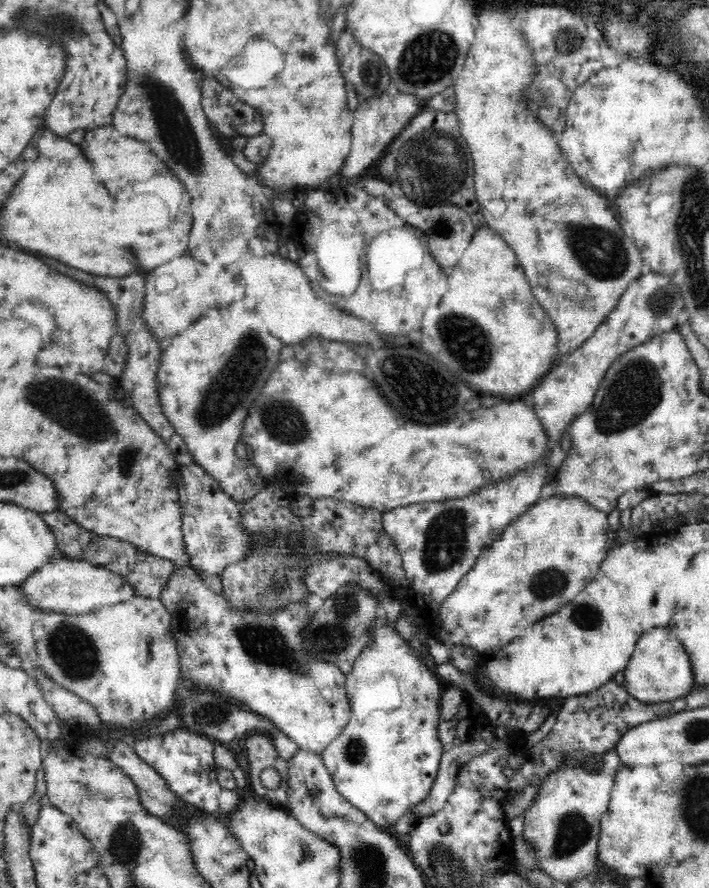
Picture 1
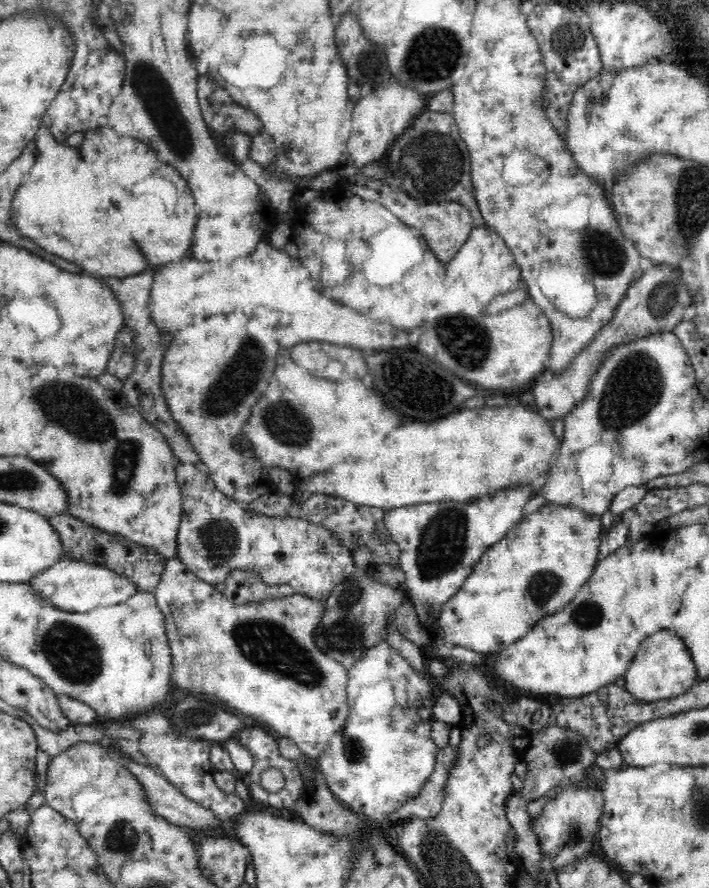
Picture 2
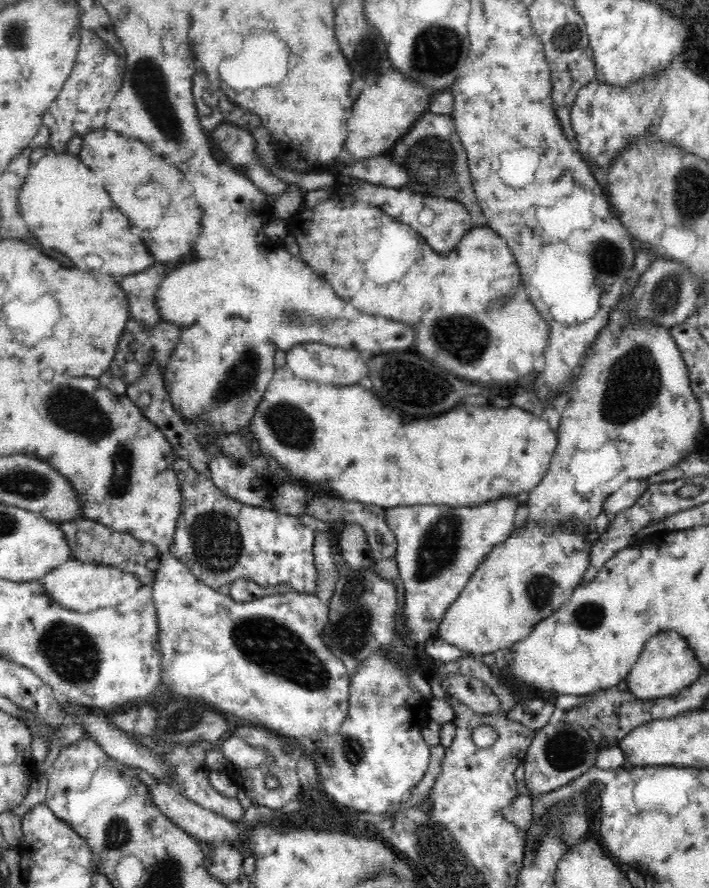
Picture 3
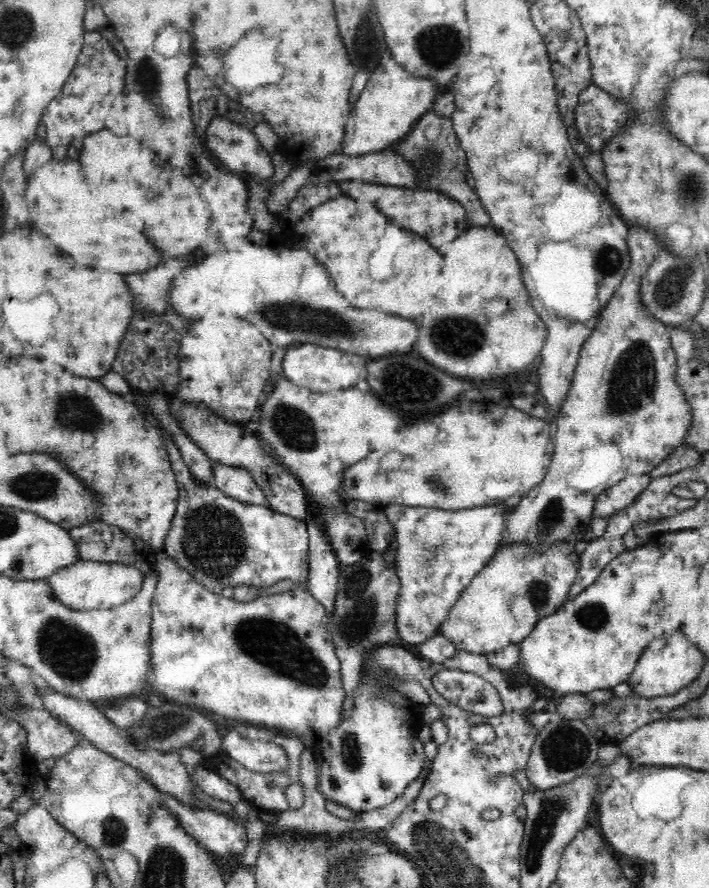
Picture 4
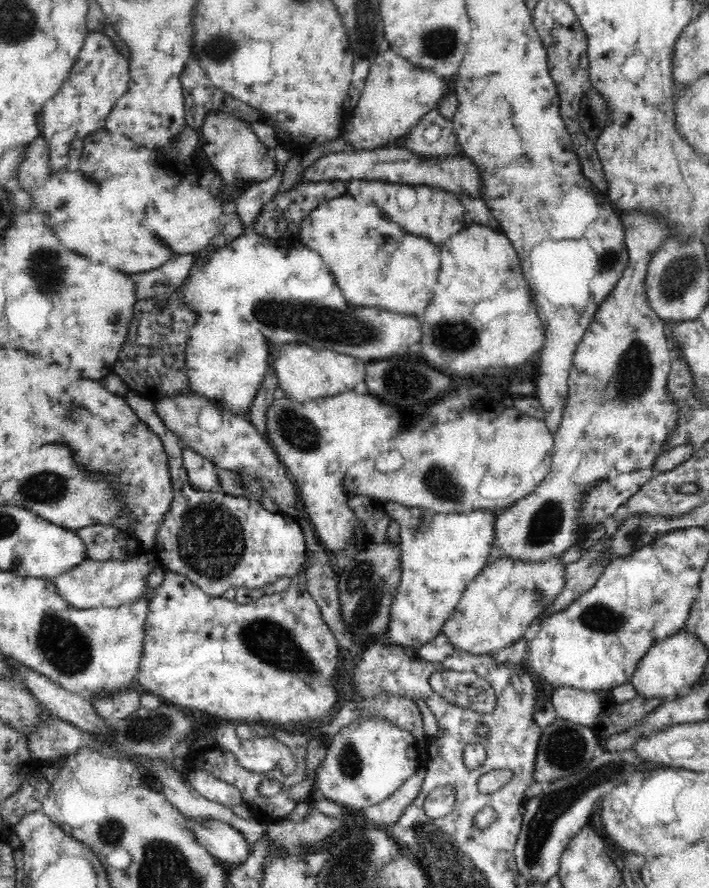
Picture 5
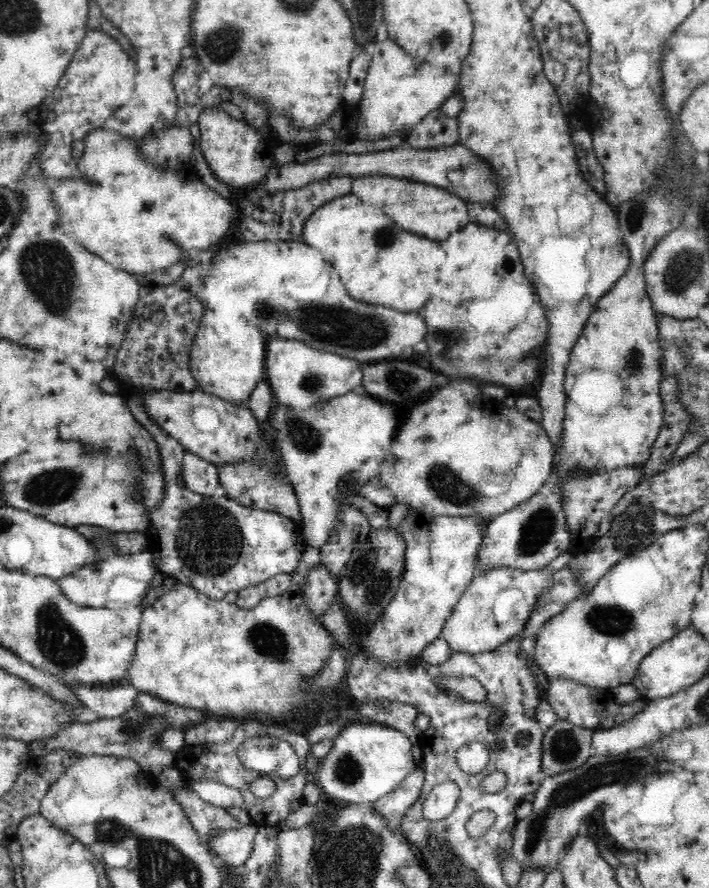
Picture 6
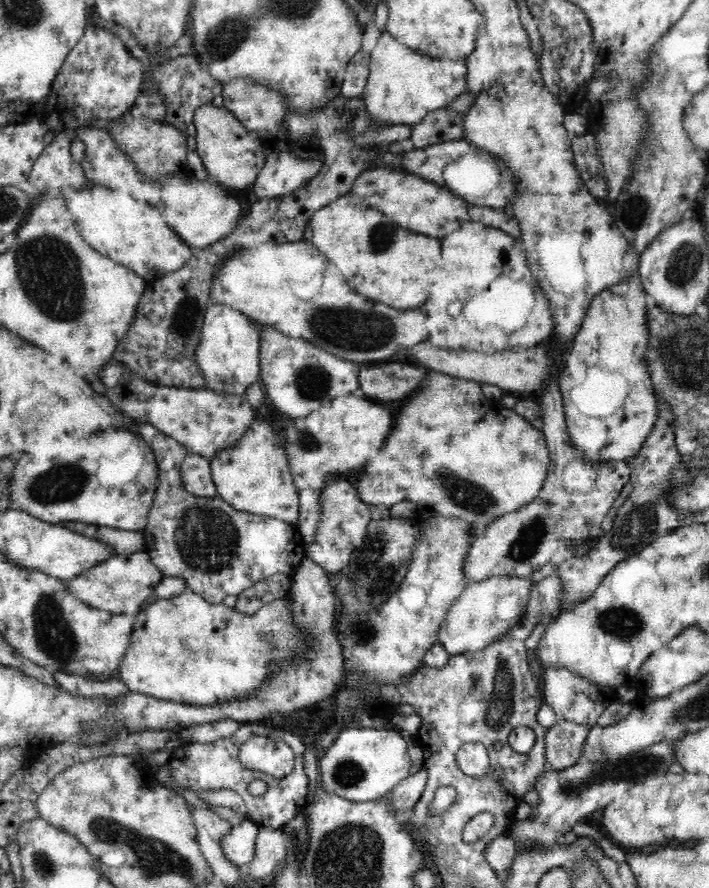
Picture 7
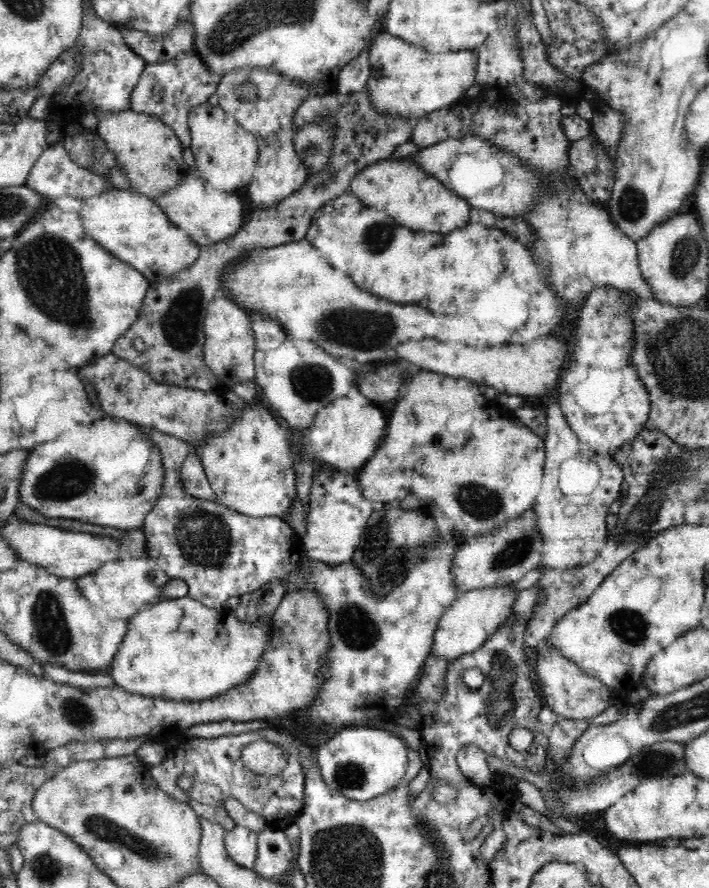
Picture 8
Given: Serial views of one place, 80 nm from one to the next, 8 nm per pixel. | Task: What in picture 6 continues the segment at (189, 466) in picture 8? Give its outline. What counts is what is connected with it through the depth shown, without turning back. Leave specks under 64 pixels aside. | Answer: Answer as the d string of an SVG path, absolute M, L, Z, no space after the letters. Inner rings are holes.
M188 452L183 457L183 479L192 492L203 496L223 494L218 475L219 467L214 463Z

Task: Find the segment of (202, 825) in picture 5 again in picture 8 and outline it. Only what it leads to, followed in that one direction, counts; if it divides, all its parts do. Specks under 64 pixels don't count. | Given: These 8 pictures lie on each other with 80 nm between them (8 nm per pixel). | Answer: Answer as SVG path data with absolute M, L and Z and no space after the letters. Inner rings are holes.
M237 825L232 830L227 831L225 847L237 865L252 870L258 854L258 836L258 832Z

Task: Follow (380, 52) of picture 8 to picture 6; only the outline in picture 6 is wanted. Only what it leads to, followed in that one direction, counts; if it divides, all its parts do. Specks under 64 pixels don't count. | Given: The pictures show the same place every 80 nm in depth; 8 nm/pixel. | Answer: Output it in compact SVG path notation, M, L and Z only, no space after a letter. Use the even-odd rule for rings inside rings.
M390 37L376 43L363 95L358 103L358 140L380 140L400 132L405 134L416 126L433 110L438 110L454 93L459 91L460 70L448 70L432 66L426 62L414 62L414 58L404 51Z

